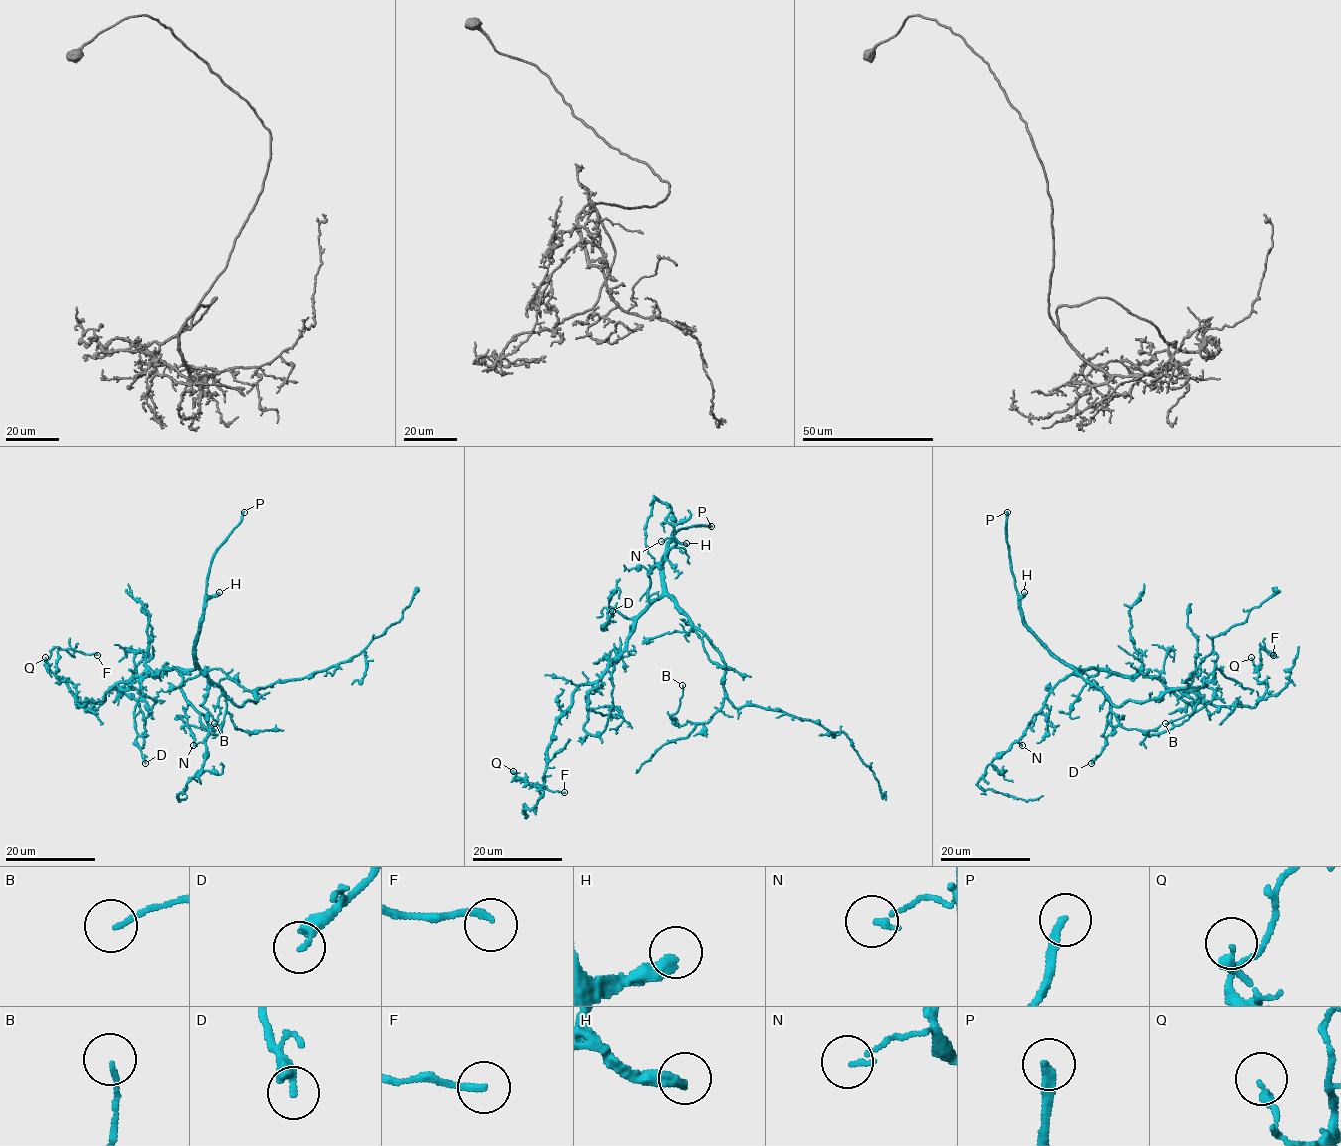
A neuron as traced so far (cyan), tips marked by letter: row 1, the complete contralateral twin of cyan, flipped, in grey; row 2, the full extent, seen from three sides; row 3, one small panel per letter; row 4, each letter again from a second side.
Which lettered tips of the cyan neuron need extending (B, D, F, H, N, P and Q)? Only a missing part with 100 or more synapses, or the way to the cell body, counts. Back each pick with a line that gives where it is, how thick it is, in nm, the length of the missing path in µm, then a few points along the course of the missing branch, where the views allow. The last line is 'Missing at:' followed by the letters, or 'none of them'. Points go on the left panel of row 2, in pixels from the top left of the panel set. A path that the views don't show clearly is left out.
H: place (219, 592); calibre 400 nm; missing 170 µm; course (219, 592), (263, 550), (235, 598), (176, 637), (38, 626), (13, 587), (10, 546)
P: place (244, 512); calibre 220 nm; missing 170 µm
Missing at: H, P

